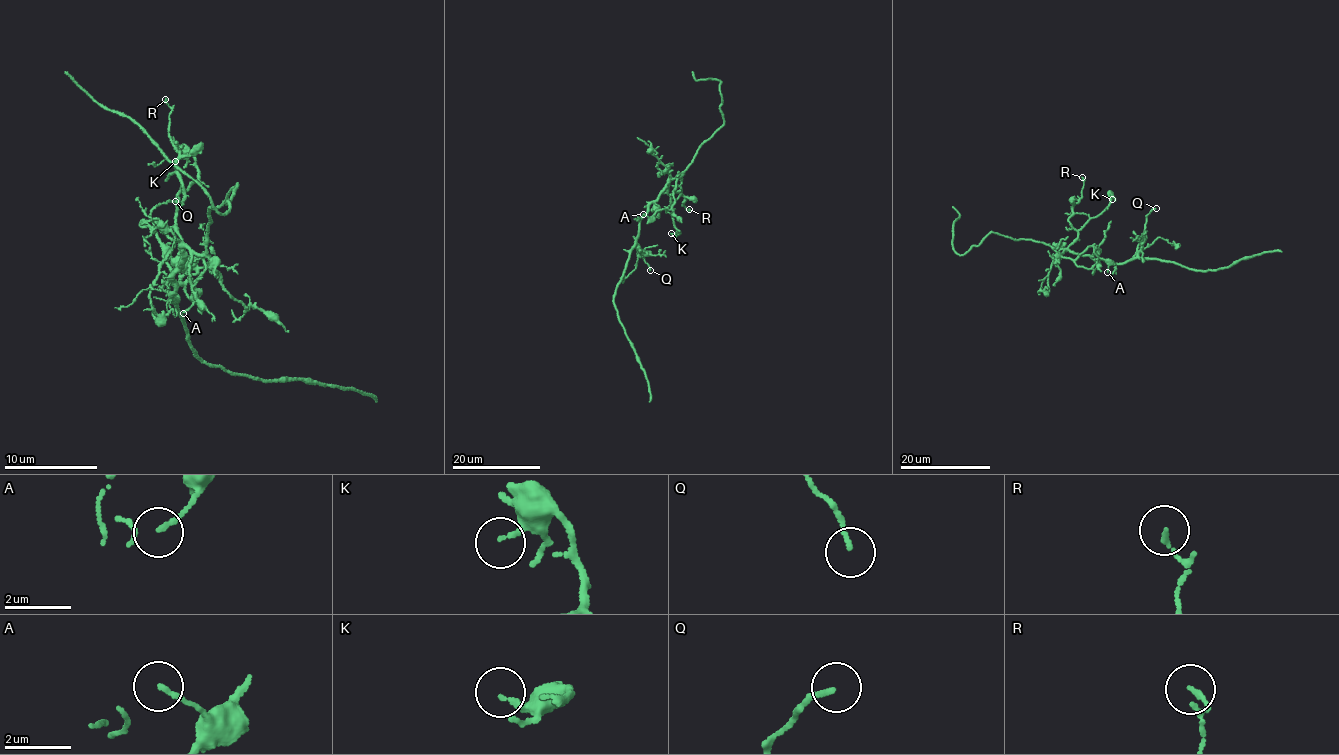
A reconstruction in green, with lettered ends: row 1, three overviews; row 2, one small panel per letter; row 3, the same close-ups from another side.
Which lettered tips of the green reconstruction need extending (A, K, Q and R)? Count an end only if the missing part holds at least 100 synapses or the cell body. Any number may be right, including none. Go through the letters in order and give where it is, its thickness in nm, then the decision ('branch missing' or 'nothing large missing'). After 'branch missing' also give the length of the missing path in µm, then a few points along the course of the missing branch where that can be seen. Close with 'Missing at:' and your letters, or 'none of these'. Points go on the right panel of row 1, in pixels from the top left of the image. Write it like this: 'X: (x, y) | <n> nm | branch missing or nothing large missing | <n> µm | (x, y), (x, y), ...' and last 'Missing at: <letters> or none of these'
A: (1107, 272) | 90 nm | nothing large missing
K: (1112, 199) | 160 nm | nothing large missing
Q: (1156, 208) | 140 nm | nothing large missing
R: (1082, 177) | 130 nm | nothing large missing
Missing at: none of these

